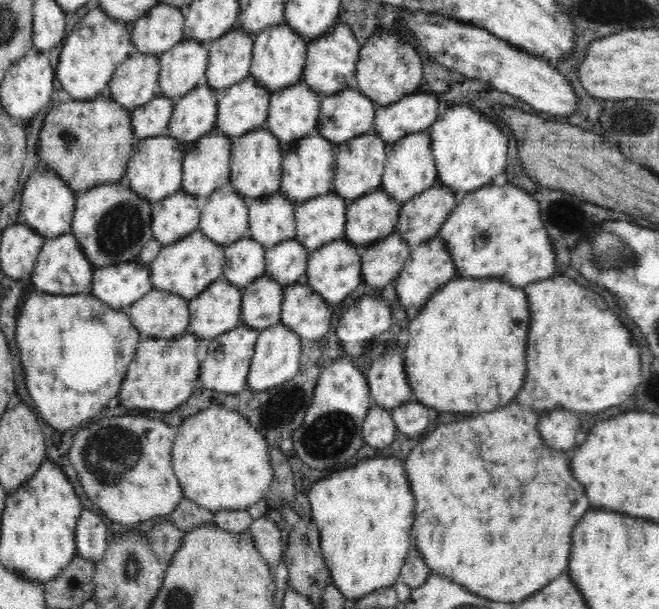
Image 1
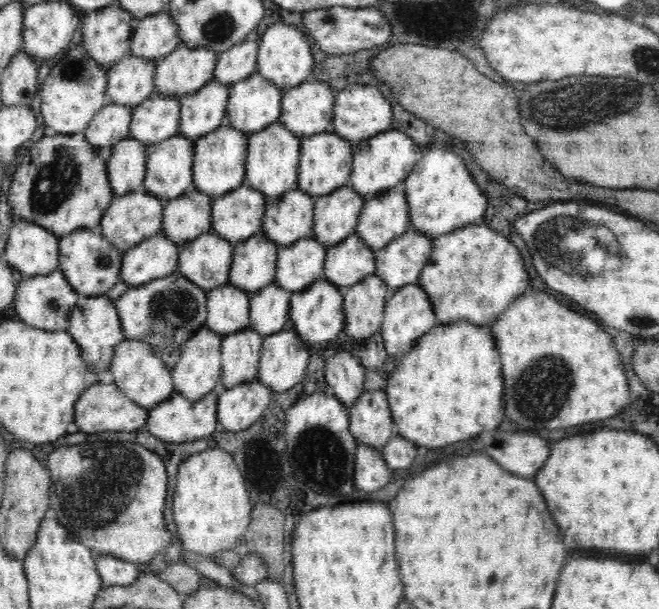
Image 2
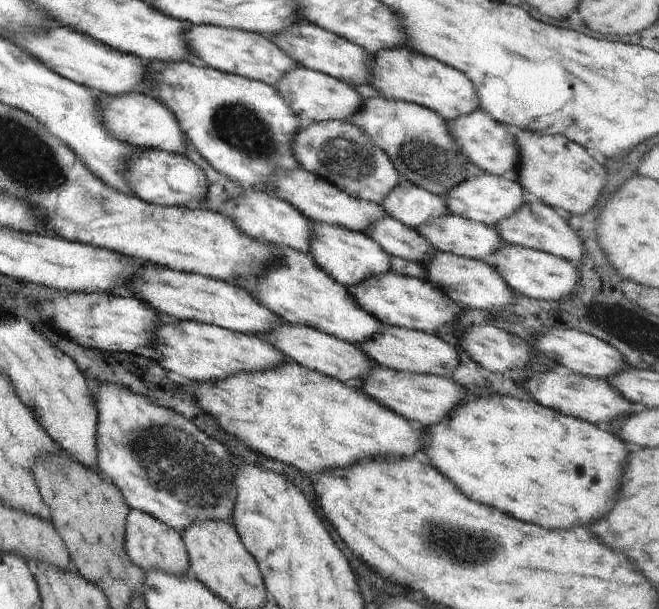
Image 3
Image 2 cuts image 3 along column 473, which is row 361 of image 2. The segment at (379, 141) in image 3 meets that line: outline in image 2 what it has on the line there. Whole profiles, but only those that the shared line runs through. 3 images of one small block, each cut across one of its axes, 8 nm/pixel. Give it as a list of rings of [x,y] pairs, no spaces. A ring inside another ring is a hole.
[[[178,269],[164,278],[132,286],[113,303],[116,305],[125,338],[146,342],[155,347],[169,371],[180,358],[182,346],[196,332],[207,326],[207,291],[184,278]]]

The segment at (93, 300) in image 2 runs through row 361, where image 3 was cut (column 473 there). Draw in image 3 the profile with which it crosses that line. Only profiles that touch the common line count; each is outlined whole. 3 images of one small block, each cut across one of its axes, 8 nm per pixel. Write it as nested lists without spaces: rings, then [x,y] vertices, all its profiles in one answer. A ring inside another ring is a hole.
[[[407,47],[388,48],[388,50],[384,48],[373,55],[370,85],[380,96],[429,108],[447,122],[466,116],[479,108],[478,93],[472,82],[464,76],[463,72],[448,64],[442,64],[435,58],[430,58]]]

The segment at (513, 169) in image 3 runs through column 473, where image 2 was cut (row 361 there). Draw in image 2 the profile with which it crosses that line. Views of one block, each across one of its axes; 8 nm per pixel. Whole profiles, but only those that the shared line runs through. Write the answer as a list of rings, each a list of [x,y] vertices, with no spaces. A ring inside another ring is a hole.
[[[126,338],[122,340],[115,348],[109,370],[109,379],[130,400],[134,400],[136,404],[147,410],[174,394],[171,371],[165,368],[164,361],[159,357],[155,347],[146,342]]]

